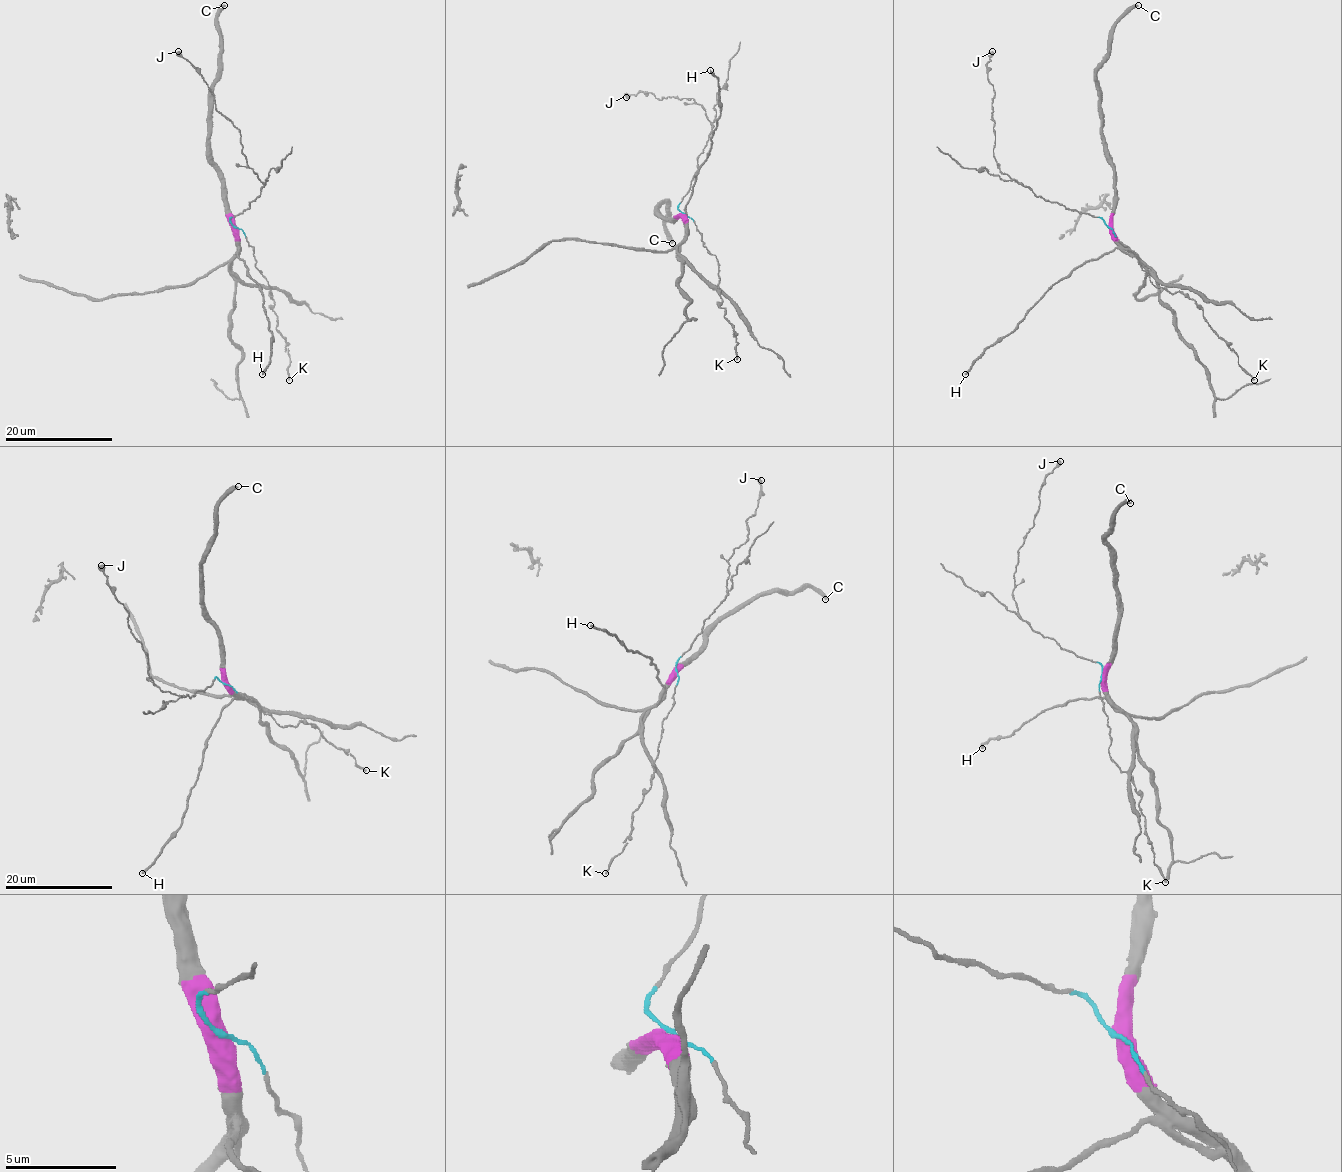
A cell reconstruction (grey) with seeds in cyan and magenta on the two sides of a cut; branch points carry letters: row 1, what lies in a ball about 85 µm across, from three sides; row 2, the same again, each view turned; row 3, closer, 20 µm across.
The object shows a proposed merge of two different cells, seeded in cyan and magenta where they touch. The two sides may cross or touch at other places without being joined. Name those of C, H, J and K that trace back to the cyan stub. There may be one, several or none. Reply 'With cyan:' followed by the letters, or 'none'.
With cyan: J, K

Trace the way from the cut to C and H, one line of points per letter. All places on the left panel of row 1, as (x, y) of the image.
C: (235, 227), (223, 173), (213, 160), (210, 147), (211, 88), (219, 48), (218, 12), (223, 5)
H: (235, 227), (238, 256), (262, 294), (272, 337), (270, 364), (262, 375)

